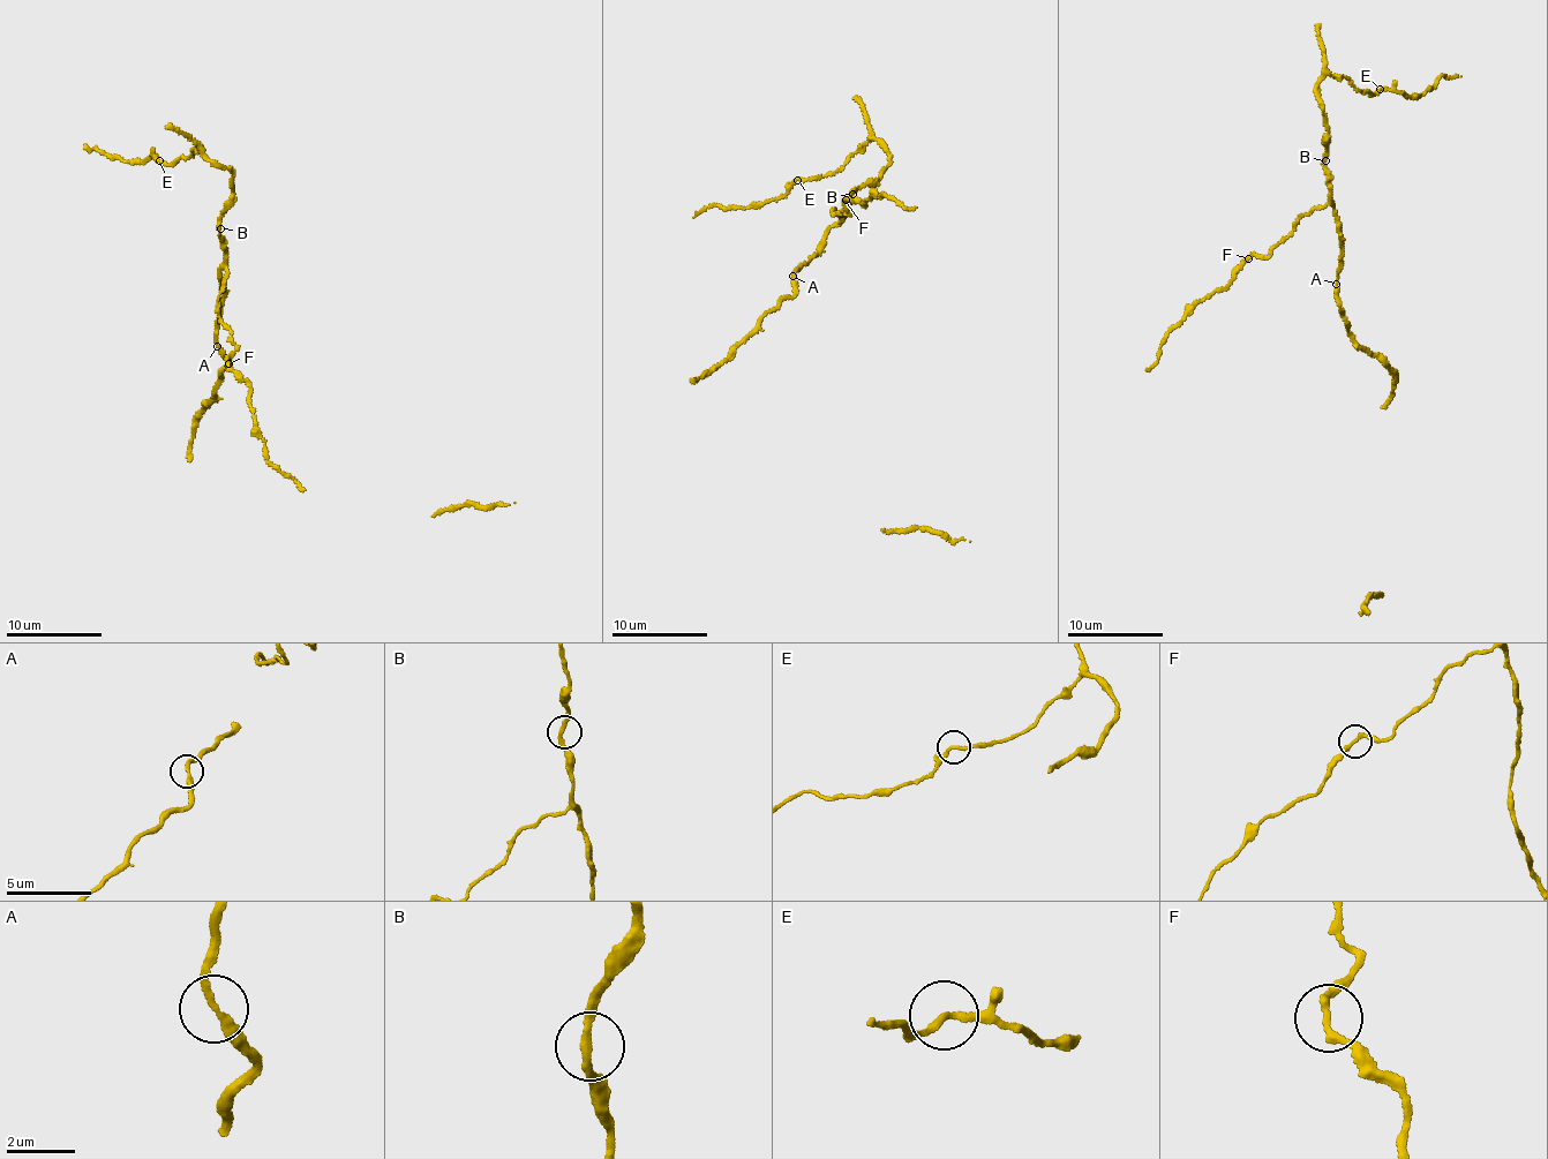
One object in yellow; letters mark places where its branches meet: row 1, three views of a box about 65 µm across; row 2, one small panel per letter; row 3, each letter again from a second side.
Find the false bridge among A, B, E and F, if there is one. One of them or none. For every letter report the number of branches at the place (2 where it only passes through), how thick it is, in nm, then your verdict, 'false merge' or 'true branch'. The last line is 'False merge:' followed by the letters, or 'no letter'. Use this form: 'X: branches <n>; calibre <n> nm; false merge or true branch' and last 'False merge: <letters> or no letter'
A: branches 2; calibre 200 nm; true branch
B: branches 2; calibre 240 nm; true branch
E: branches 2; calibre 190 nm; true branch
F: branches 2; calibre 240 nm; true branch
False merge: no letter

